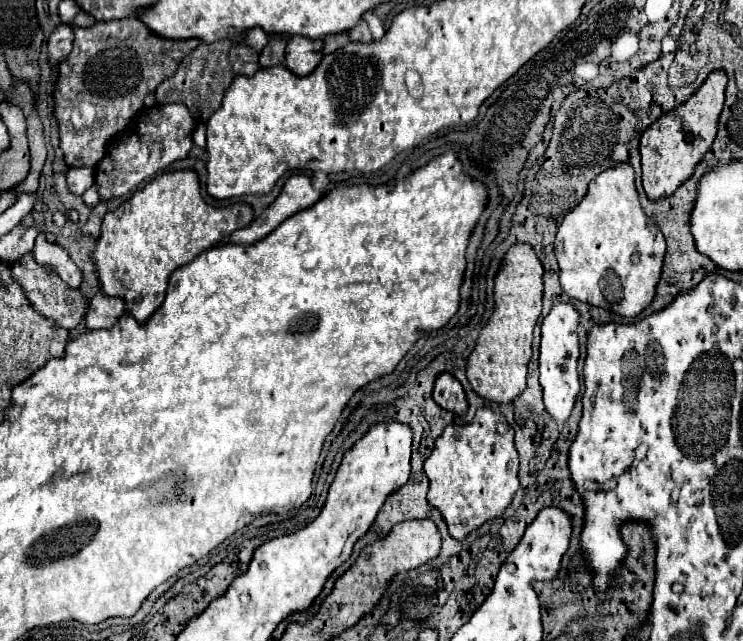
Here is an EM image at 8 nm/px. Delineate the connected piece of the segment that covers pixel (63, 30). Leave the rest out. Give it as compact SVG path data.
M61 24L53 30L53 34L49 36L49 60L51 62L59 62L63 60L69 52L71 52L71 44L73 44L73 32L67 24Z

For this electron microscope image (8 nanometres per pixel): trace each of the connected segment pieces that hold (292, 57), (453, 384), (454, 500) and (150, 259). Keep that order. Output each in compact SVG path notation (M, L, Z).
M291 36L287 50L285 50L285 66L297 74L297 76L307 76L313 72L313 68L319 64L323 52L323 42L321 40L311 40L305 36Z
M443 372L443 374L437 376L435 388L433 388L433 400L441 408L445 408L445 410L449 410L449 412L453 412L457 416L467 412L467 400L465 400L463 386L449 372Z
M479 408L471 424L447 426L435 440L433 452L423 464L431 484L427 500L441 512L453 538L463 540L483 522L501 516L513 500L519 488L519 456L513 436L513 428L505 424L503 414L495 414L491 408Z
M173 170L173 172L159 174L157 178L149 180L141 190L137 190L129 200L125 200L117 210L109 212L103 218L101 238L93 252L93 262L97 266L103 292L107 296L121 296L123 300L127 300L133 318L143 324L163 304L167 280L171 272L191 262L207 248L213 248L215 244L225 242L233 230L247 226L249 220L253 218L253 214L249 216L249 212L253 212L249 204L231 204L223 208L209 206L201 198L199 178L195 170Z

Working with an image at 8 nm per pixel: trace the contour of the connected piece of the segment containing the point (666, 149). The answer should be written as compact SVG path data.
M715 70L697 88L697 92L671 112L665 112L655 120L641 136L641 164L643 164L643 188L651 200L673 194L695 170L699 160L711 148L717 134L717 120L725 102L727 74Z

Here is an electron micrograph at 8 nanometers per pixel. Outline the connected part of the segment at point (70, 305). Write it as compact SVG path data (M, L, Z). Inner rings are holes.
M27 252L27 256L23 256L23 260L19 260L19 264L11 266L11 278L15 278L15 282L19 282L27 300L31 302L31 308L35 308L35 312L39 312L41 316L55 320L55 324L71 330L85 316L87 306L85 306L81 292L63 284L63 280L59 280L59 276L53 270L39 266L39 262L33 258L31 252Z

